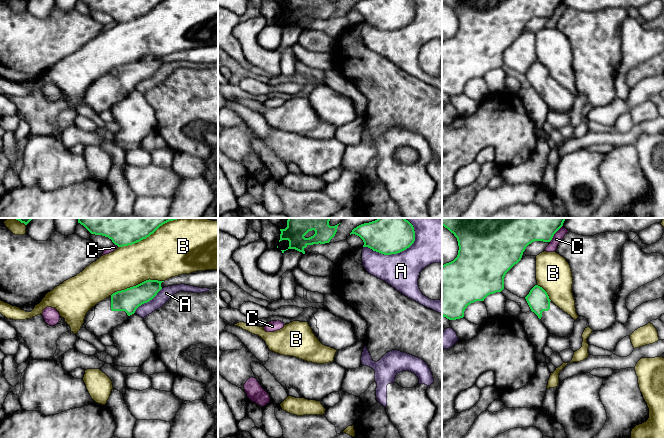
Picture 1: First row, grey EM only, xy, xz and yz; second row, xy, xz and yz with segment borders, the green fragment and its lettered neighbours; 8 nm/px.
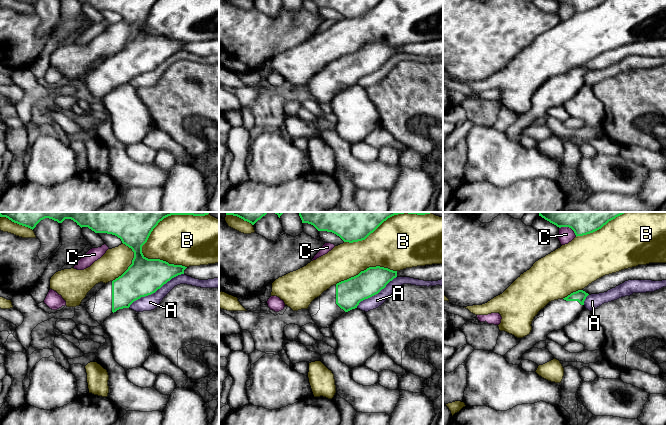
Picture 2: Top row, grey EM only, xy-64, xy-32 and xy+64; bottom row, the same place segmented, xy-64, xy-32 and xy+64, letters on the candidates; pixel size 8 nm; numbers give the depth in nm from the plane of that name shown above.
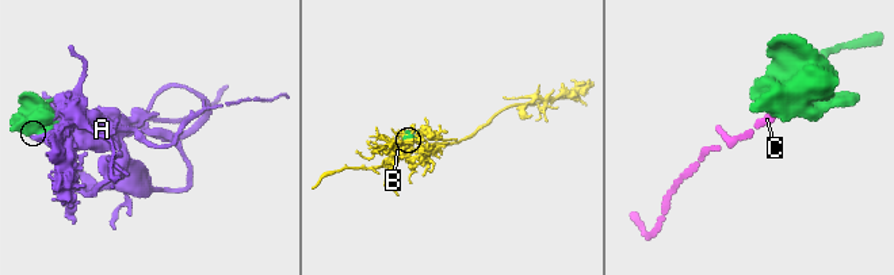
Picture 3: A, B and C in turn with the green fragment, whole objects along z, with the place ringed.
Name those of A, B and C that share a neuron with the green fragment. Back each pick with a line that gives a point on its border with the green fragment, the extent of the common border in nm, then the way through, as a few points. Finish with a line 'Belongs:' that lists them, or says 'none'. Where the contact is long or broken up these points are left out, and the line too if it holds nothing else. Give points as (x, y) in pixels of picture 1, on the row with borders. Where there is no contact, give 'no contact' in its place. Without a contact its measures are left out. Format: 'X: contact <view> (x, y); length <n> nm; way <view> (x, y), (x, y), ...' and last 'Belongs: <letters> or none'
Belongs: none

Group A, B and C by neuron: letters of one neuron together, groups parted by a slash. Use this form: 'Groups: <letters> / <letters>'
Groups: A / B / C

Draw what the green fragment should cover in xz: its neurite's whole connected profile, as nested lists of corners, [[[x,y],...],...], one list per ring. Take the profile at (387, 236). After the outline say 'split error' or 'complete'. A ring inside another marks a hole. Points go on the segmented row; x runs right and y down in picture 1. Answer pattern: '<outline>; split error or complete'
[[[378,218],[357,226],[351,234],[363,240],[363,247],[384,255],[400,253],[415,241],[414,227],[405,218]]]; complete

